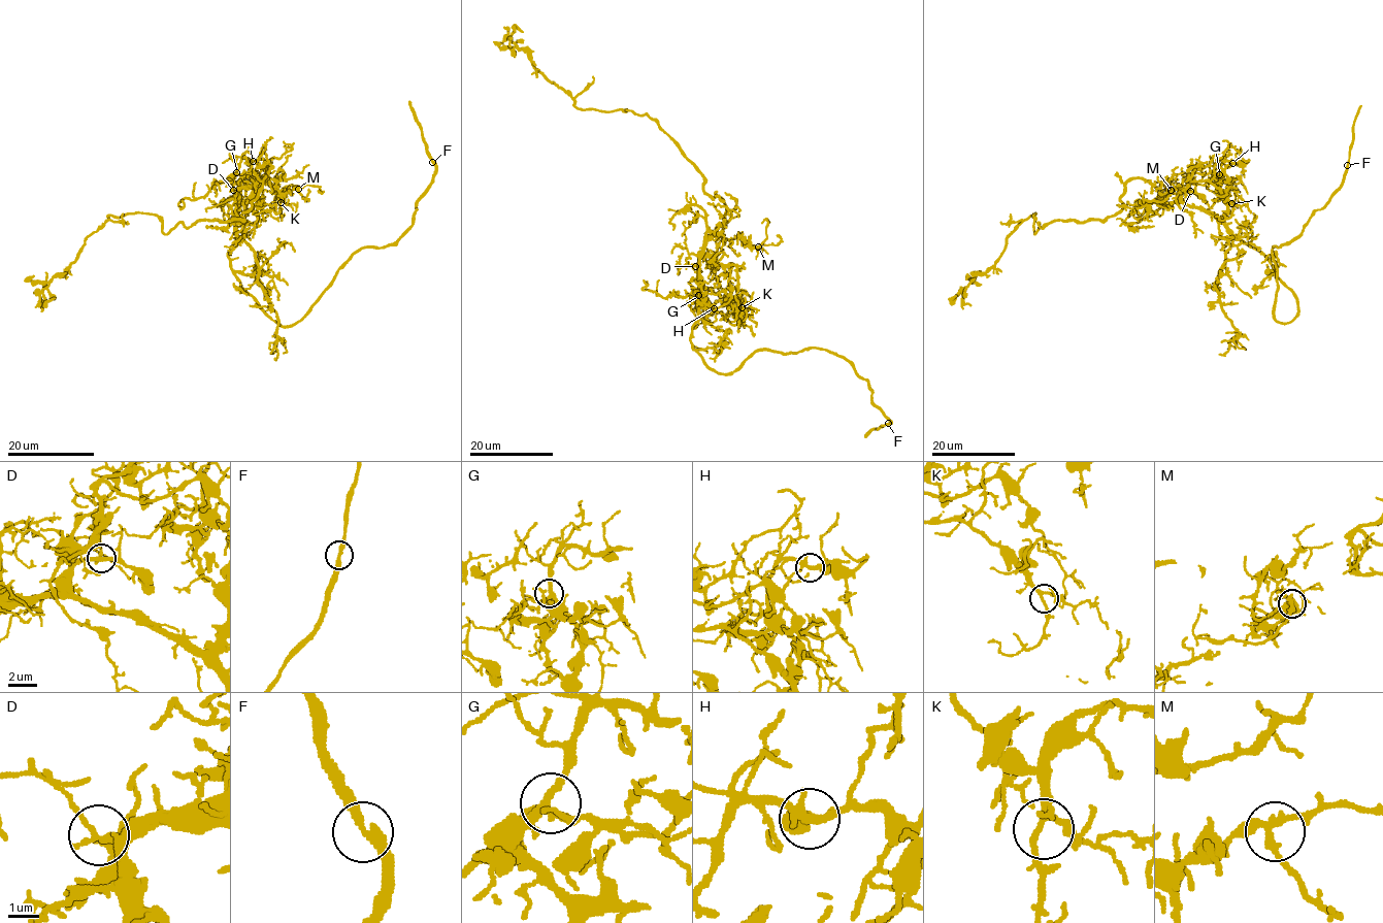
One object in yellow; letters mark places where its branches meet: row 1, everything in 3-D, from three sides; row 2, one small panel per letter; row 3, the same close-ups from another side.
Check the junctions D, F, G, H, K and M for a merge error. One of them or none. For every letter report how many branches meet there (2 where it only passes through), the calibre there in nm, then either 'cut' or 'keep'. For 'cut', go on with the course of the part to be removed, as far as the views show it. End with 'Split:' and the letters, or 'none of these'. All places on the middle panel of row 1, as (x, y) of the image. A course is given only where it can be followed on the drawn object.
D: 3 | 200 nm | keep
F: 2 | 260 nm | keep
G: 3 | 240 nm | keep
H: 3 | 300 nm | keep
K: 3 | 180 nm | keep
M: 3 | 240 nm | keep
Split: none of these

